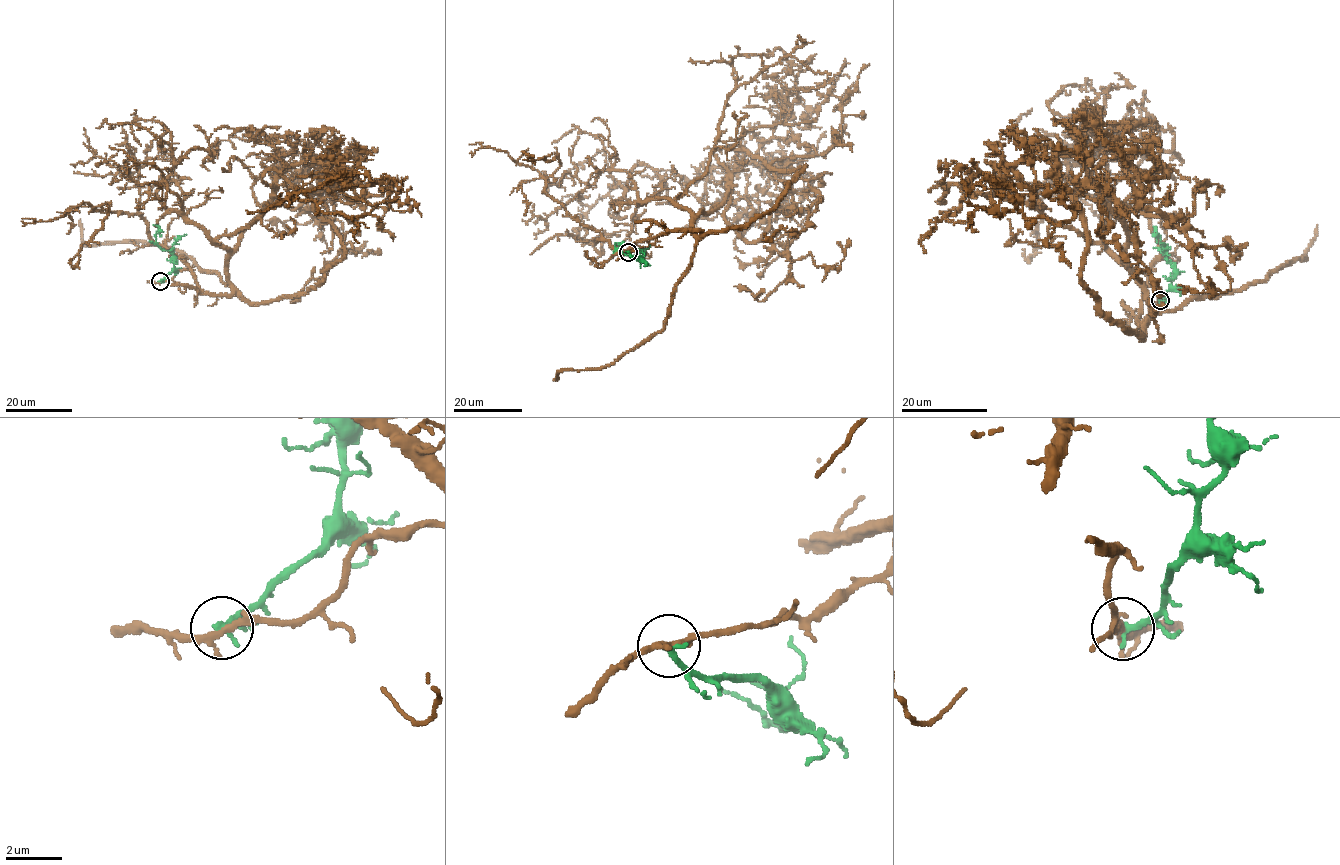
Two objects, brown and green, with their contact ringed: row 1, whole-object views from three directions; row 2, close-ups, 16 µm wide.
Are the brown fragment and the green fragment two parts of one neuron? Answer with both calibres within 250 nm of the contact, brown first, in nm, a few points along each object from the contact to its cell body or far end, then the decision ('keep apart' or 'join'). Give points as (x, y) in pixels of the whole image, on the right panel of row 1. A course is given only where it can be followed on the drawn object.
220/280 nm | brown via (1159, 301), (1148, 286), (1138, 321), (1127, 226), (1081, 157), (1158, 289), (1153, 340) | green via (1159, 301), (1165, 298), (1174, 270), (1162, 253), (1155, 226) | keep apart

